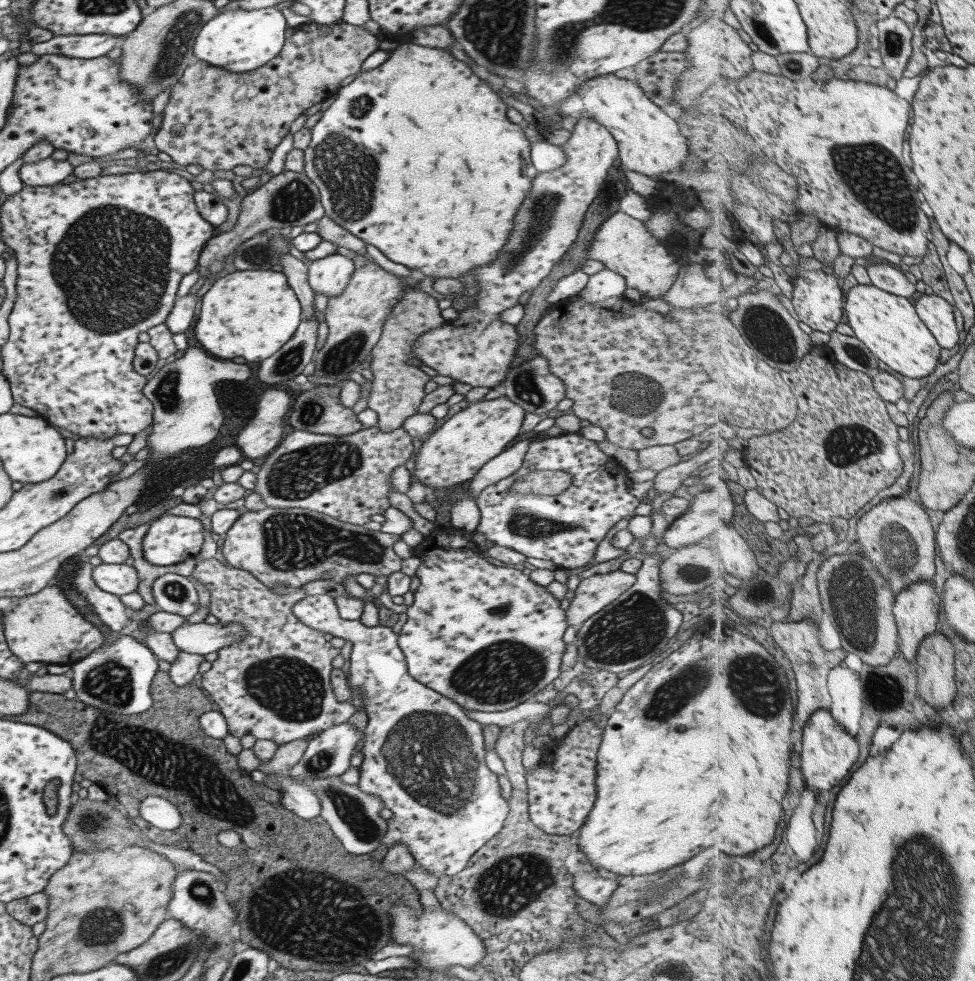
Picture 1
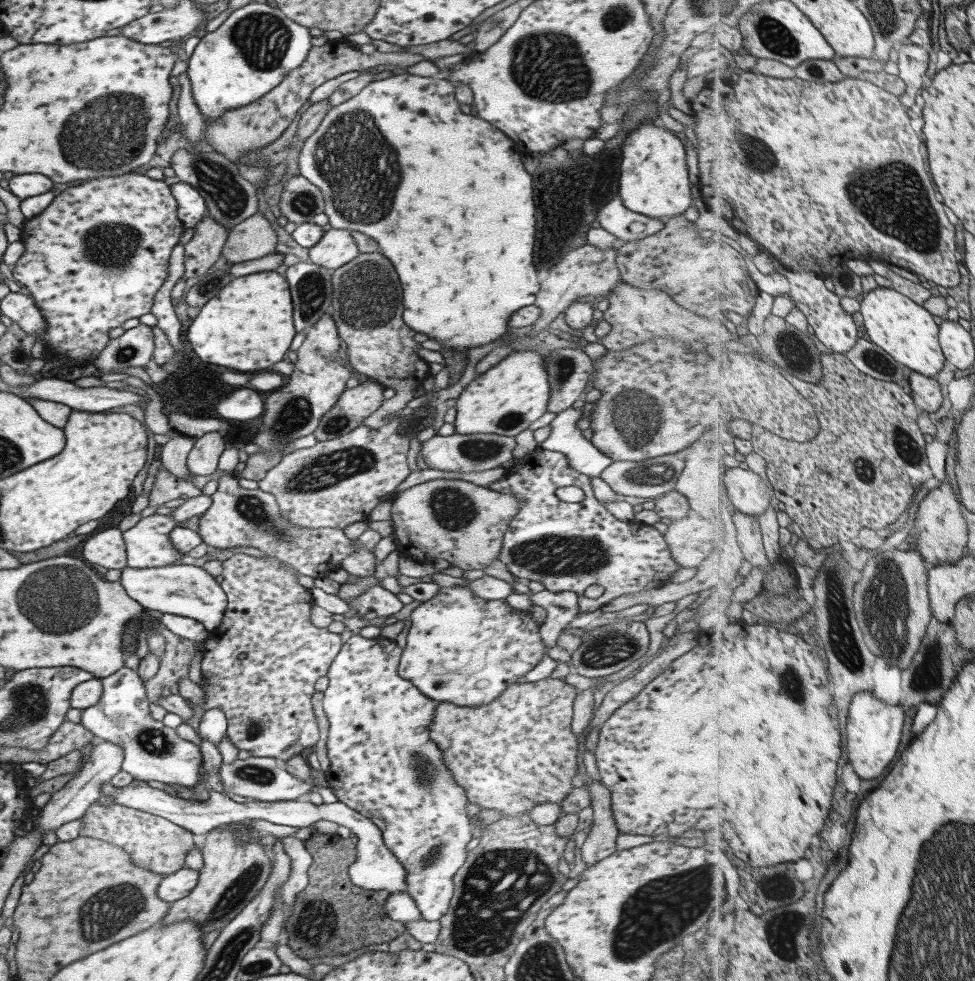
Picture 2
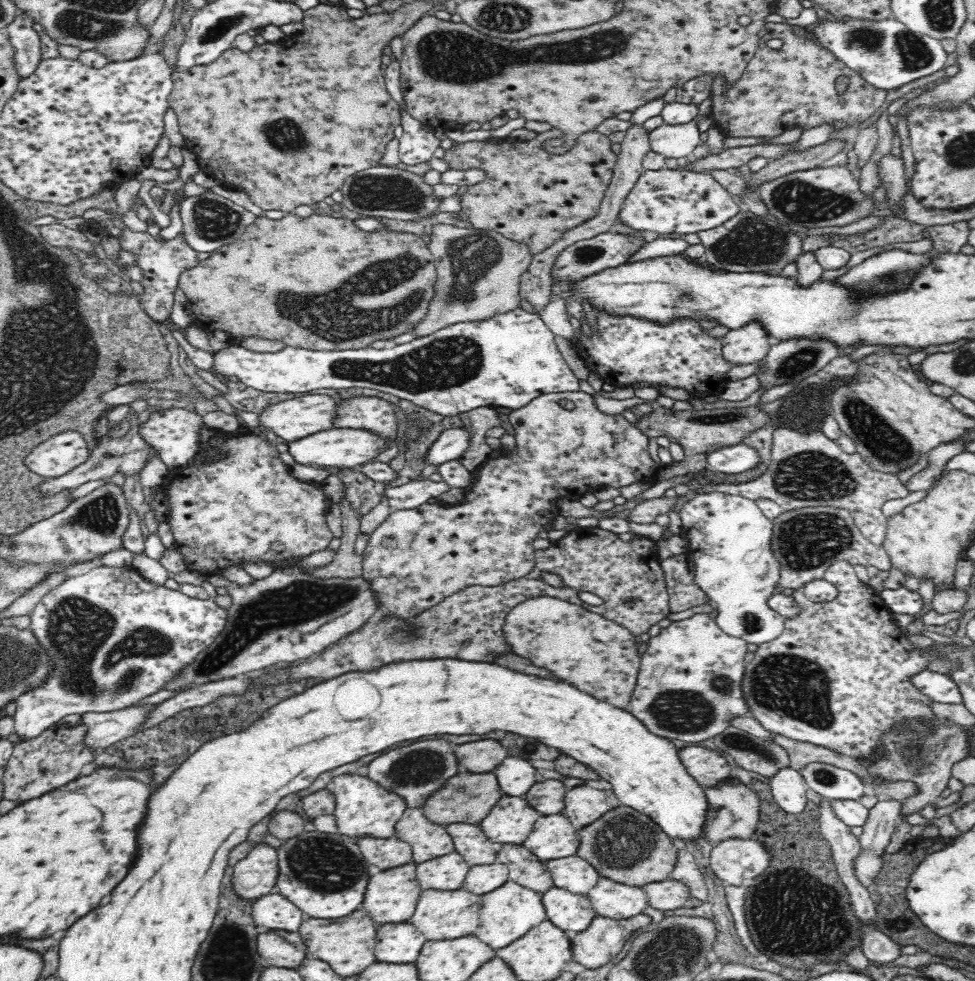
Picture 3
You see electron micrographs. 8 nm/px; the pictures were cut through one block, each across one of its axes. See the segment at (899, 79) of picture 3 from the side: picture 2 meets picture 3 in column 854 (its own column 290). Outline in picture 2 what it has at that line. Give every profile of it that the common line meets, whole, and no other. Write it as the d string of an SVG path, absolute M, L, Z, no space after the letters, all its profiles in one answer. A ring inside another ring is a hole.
M251 1L246 6L231 12L216 30L199 38L197 46L189 58L186 58L185 75L189 80L191 96L199 109L199 114L205 121L215 120L226 110L256 101L283 81L289 71L300 66L305 61L309 49L311 49L311 36L308 30L286 18L277 8Z

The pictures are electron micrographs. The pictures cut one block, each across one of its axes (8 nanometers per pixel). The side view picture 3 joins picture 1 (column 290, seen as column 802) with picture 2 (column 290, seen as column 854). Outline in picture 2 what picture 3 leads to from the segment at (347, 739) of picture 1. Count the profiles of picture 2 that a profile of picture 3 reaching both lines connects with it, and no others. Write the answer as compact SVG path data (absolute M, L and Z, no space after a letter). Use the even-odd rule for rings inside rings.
M266 757L236 759L231 764L221 762L216 774L222 782L223 793L237 794L237 796L243 796L251 801L277 802L306 798L309 788L313 786L311 778L300 780L300 778L289 774L277 760Z

